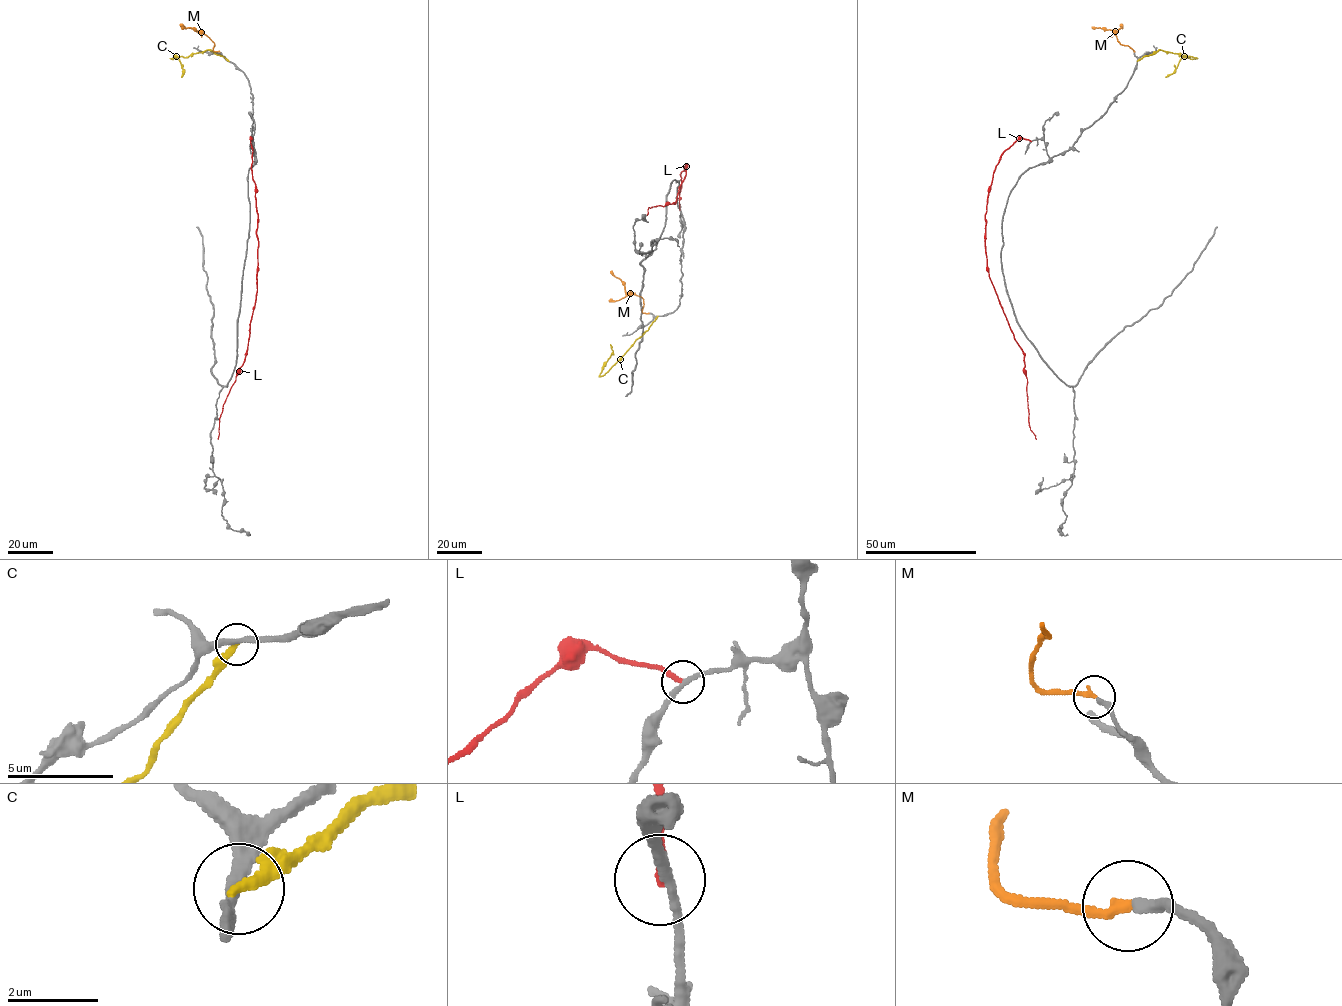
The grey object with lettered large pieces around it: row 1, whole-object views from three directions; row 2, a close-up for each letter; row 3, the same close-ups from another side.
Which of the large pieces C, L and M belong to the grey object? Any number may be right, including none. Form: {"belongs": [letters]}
{"belongs": ["M"]}

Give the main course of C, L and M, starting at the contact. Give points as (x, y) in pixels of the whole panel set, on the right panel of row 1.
C: (1137, 61), (1160, 50), (1197, 58), (1182, 57), (1177, 67), (1165, 77)
L: (1031, 141), (1018, 138), (996, 166), (987, 198), (985, 245), (989, 278), (1024, 355), (1028, 418), (1036, 439)
M: (1134, 52), (1121, 45), (1114, 31), (1092, 27)

